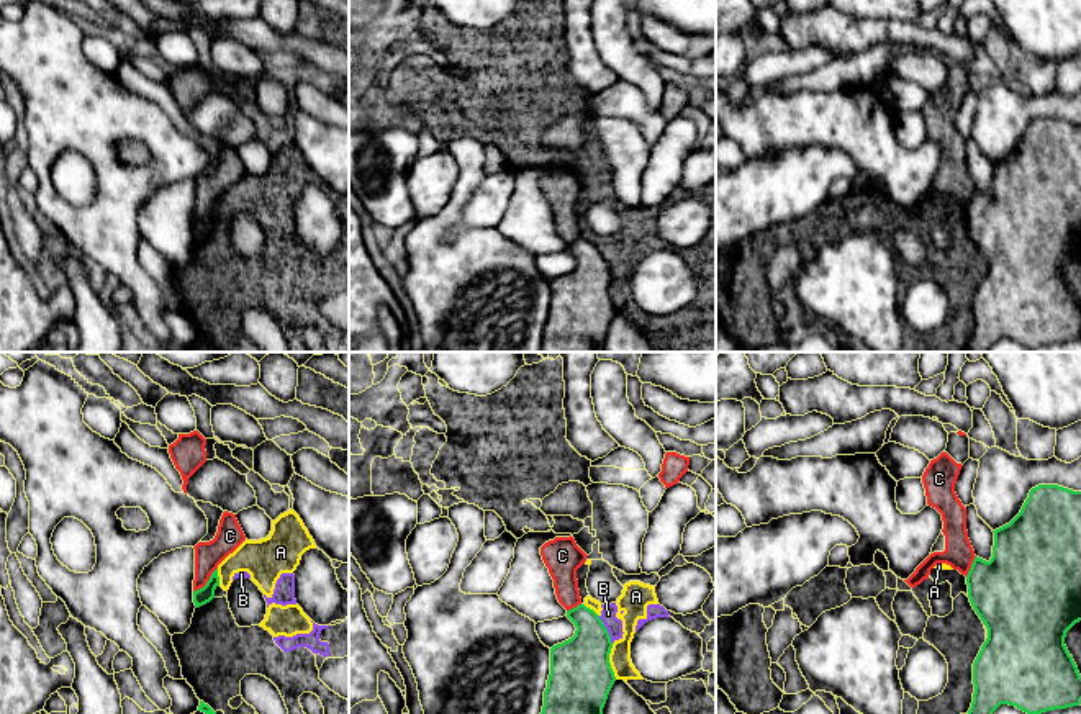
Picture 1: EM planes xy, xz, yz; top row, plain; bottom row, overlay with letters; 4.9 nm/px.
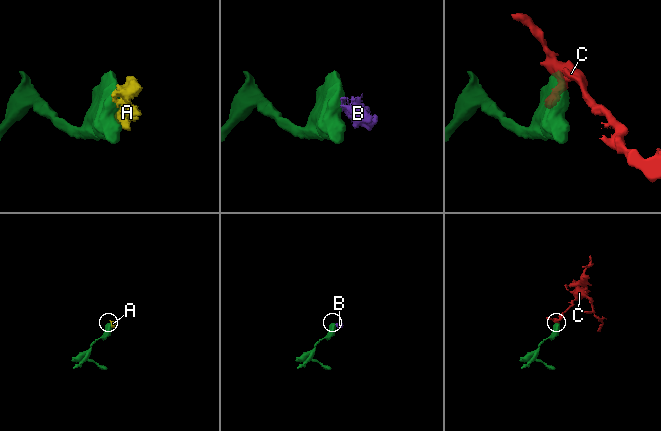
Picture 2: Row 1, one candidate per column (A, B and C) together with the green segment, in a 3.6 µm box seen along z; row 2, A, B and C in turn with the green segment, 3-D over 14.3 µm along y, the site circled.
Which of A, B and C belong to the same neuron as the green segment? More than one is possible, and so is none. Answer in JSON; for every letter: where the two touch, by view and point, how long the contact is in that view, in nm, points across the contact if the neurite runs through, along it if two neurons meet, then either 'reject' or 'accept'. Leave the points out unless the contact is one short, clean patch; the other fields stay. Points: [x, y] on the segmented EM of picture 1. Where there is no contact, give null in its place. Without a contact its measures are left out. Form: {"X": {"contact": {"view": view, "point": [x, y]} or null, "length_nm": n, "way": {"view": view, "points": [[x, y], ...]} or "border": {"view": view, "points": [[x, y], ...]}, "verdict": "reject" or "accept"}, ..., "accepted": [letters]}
{"A": {"contact": {"view": "xz", "point": [608, 662]}, "length_nm": 180, "verdict": "reject"}, "B": {"contact": {"view": "xz", "point": [606, 629]}, "length_nm": 150, "border": {"view": "xz", "points": [[598, 616], [613, 642]]}, "verdict": "reject"}, "C": {"contact": {"view": "xy", "point": [207, 582]}, "length_nm": 170, "border": {"view": "xy", "points": [[217, 567], [210, 578], [194, 591]]}, "verdict": "reject"}, "accepted": []}

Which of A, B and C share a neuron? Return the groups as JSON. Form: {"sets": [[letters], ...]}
{"sets": [["A", "B"], ["C"]]}

